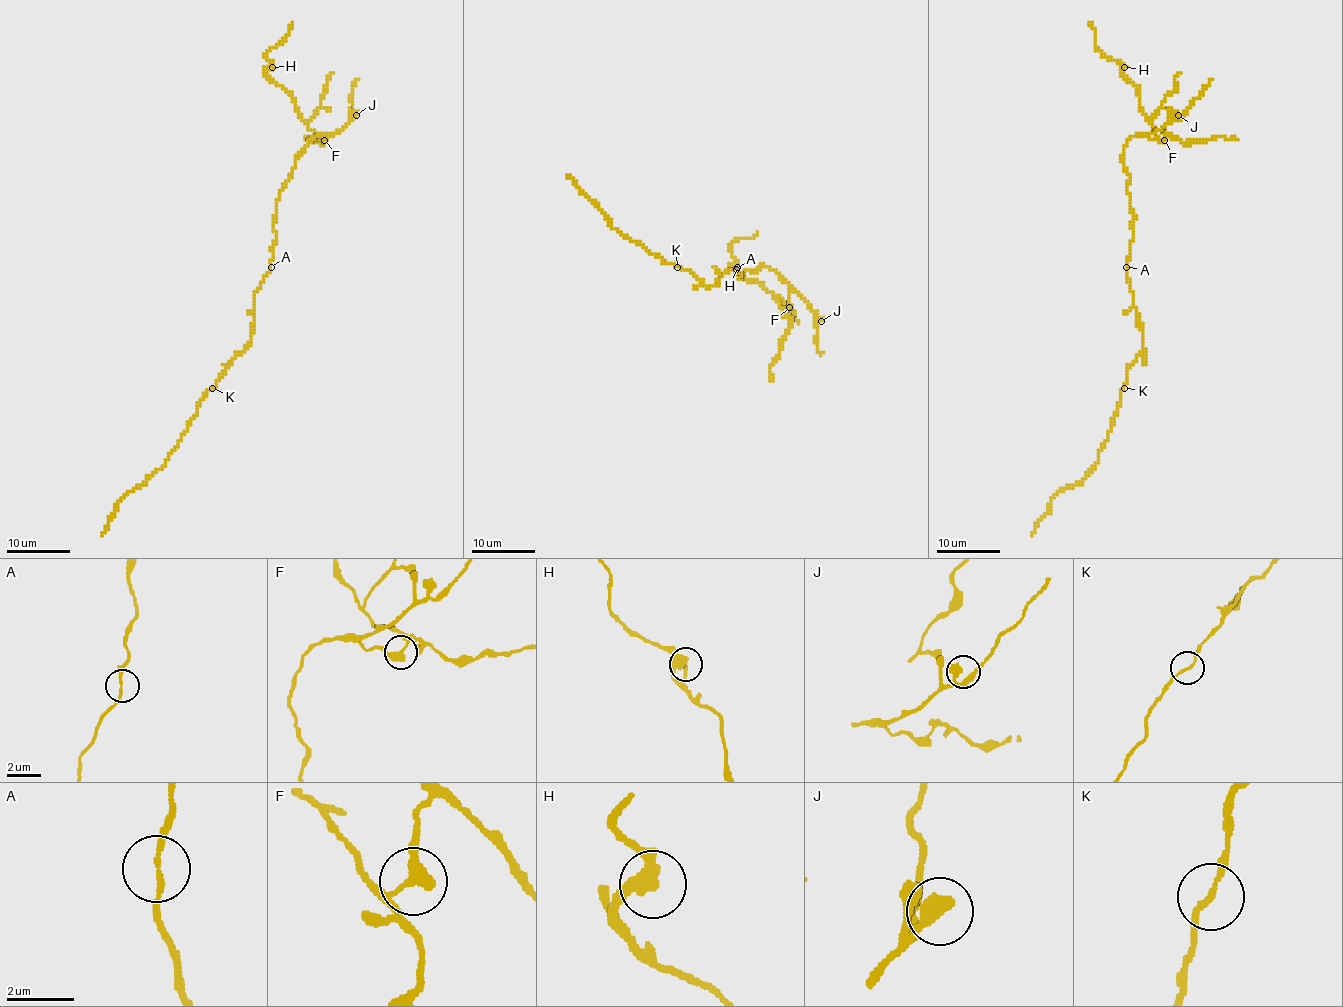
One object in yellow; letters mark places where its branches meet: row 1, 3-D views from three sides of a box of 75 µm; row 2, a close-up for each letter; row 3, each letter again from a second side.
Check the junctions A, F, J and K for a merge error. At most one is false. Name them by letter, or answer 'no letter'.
F

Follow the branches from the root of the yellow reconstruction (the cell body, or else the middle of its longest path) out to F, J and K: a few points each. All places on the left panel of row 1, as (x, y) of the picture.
F: (271, 265), (279, 194), (294, 167), (296, 156), (313, 137), (328, 135), (325, 140)
J: (271, 265), (277, 199), (294, 167), (296, 156), (313, 137), (340, 131), (356, 115)
K: (271, 265), (271, 272), (255, 294), (250, 343), (234, 357), (212, 387)

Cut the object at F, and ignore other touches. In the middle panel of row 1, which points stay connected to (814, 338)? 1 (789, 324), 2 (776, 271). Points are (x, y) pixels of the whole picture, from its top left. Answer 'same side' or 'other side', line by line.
1: other side
2: same side

